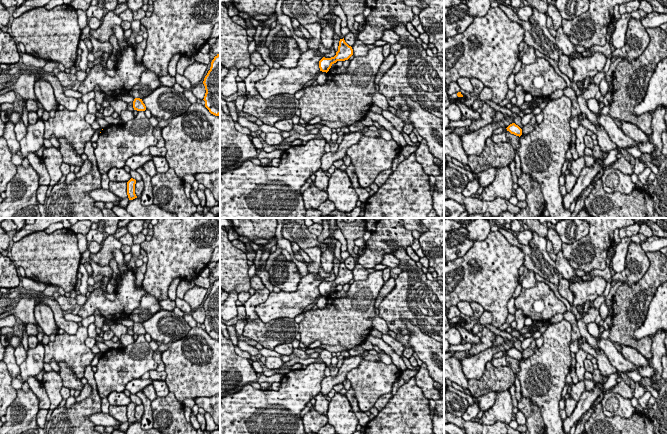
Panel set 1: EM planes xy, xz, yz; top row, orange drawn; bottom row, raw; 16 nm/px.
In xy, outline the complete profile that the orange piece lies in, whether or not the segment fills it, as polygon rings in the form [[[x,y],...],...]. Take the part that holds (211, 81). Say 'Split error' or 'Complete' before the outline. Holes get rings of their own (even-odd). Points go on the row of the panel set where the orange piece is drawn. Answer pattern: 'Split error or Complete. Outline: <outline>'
Complete. Outline: [[[217,54],[211,62],[210,70],[204,78],[205,107],[215,116],[220,115],[220,54]]]

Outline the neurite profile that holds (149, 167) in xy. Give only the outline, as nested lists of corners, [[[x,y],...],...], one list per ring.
[[[150,160],[148,162],[146,162],[142,168],[144,169],[144,171],[150,176],[153,177],[157,174],[155,165],[153,163],[153,160]]]

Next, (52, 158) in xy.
[[[45,147],[42,160],[50,175],[49,185],[53,187],[56,183],[59,182],[60,178],[63,176],[60,169],[61,164],[63,163],[61,152],[55,147]]]

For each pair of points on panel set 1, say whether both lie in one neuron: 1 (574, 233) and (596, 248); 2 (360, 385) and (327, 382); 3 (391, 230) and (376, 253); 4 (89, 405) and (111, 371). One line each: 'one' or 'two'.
1: two
2: two
3: one
4: two

